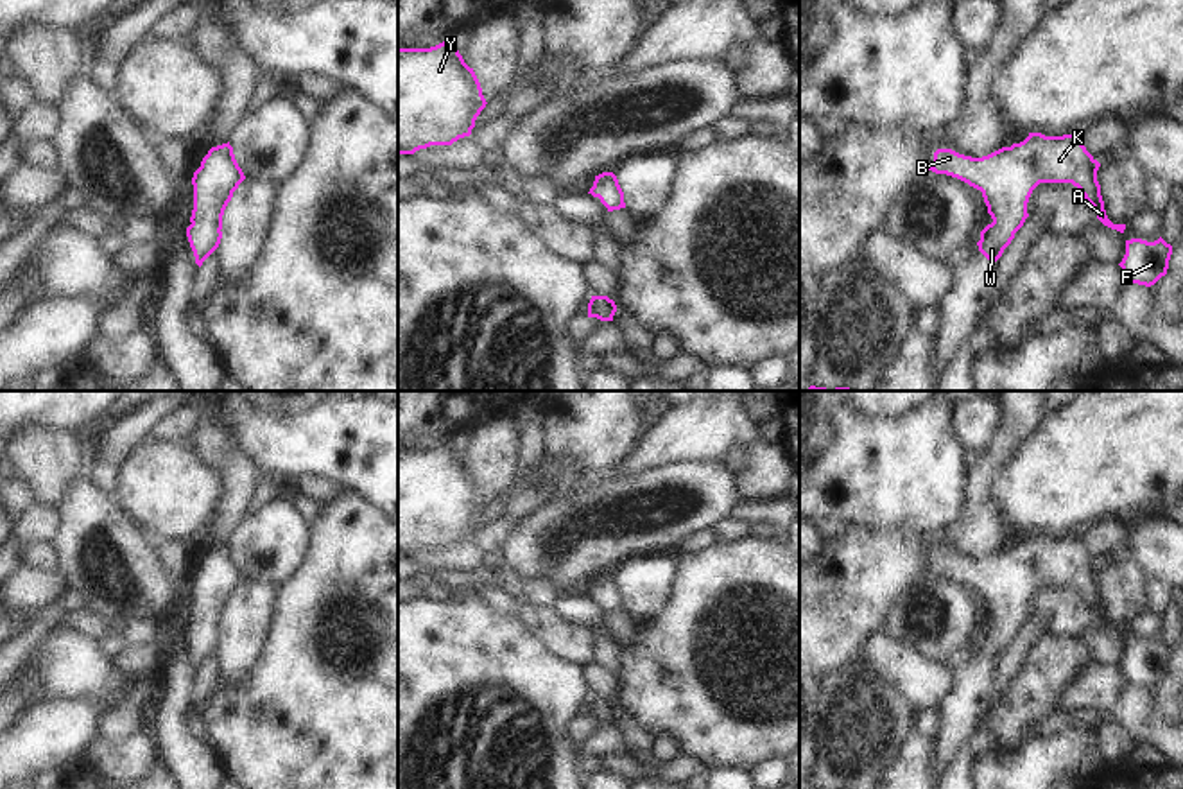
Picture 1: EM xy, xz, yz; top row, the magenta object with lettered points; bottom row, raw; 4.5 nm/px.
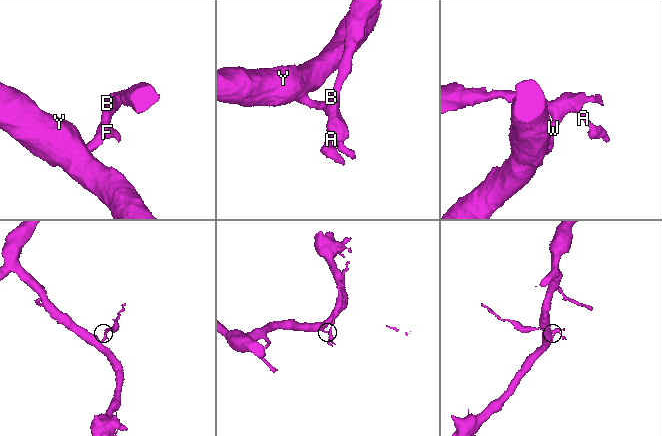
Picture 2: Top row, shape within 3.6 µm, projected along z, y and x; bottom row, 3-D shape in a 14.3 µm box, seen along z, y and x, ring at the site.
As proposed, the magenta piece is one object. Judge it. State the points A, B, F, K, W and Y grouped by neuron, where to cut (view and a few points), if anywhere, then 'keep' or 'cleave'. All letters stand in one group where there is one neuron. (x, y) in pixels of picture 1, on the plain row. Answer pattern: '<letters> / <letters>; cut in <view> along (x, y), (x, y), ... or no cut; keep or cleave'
A B F K W Y; no cut; keep

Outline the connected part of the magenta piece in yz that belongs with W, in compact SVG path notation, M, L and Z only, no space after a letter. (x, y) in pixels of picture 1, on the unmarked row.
M1029 534L1023 543L982 559L937 551L928 572L957 579L982 594L993 624L980 633L977 647L988 662L997 663L1029 619L1027 604L1040 585L1072 585L1104 628L1124 635L1126 626L1113 626L1106 617L1097 583L1099 568L1077 534Z

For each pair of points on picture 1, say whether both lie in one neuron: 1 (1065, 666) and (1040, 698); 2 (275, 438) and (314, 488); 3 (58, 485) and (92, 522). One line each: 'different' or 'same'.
1: same
2: different
3: different

